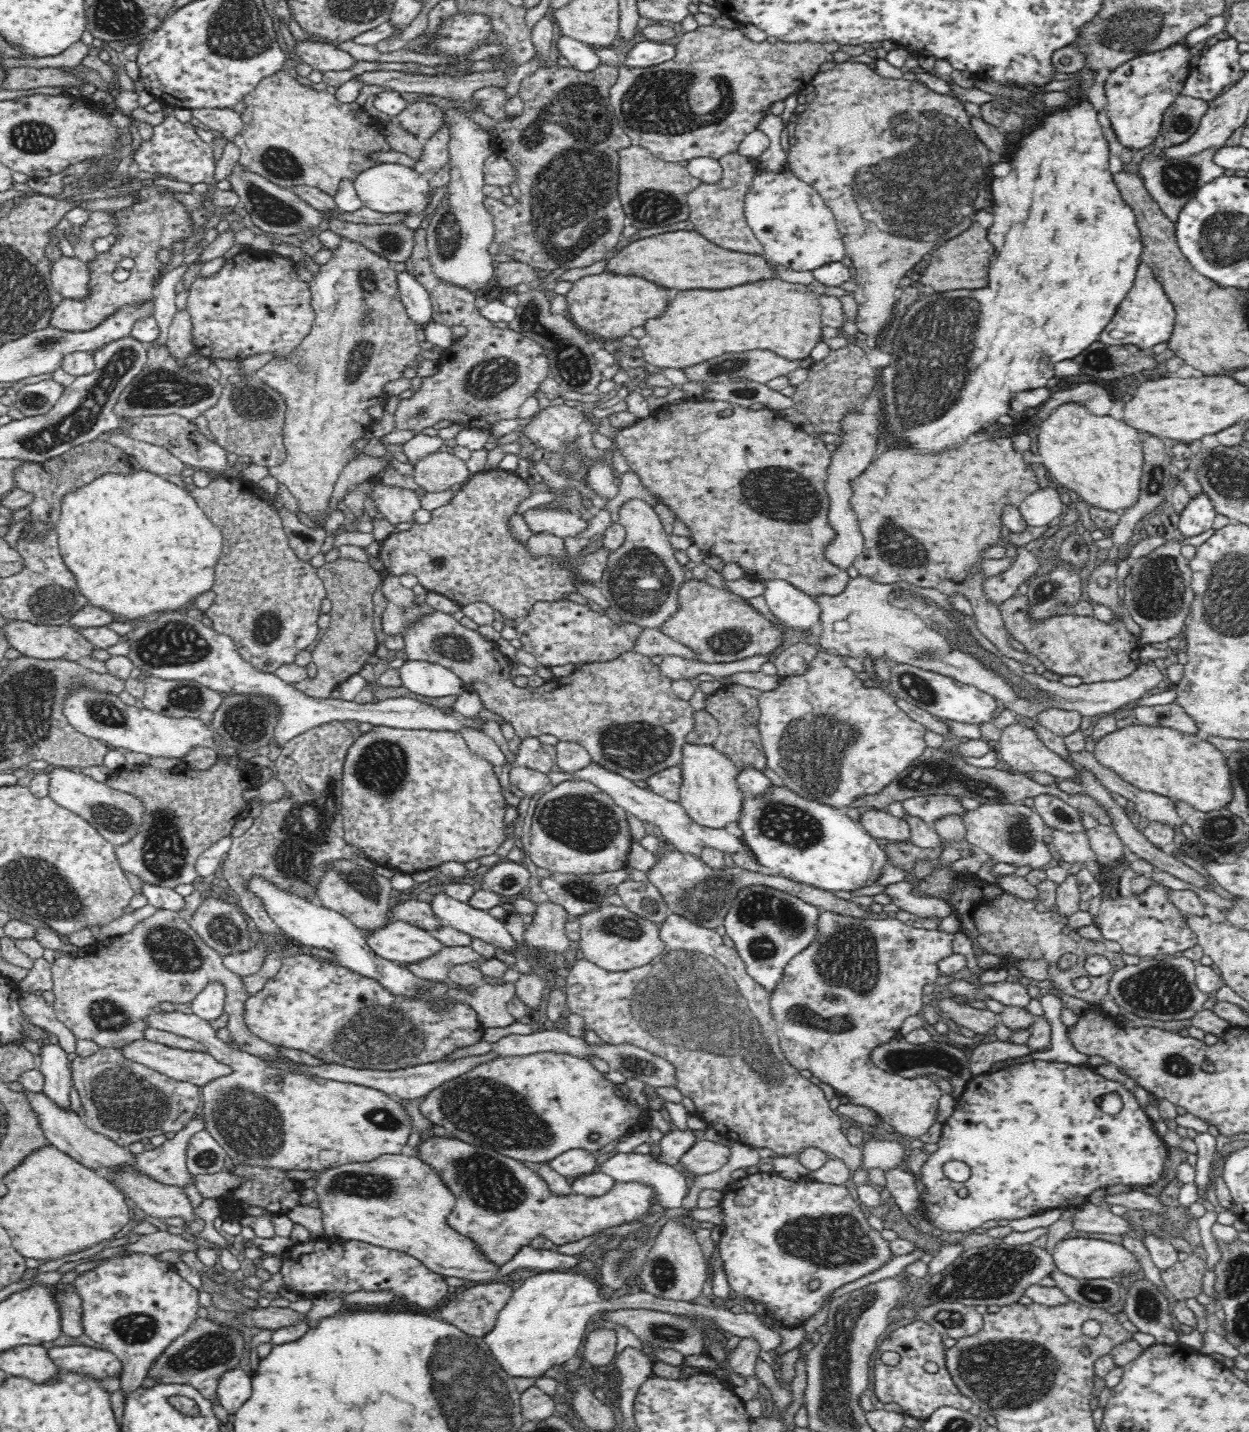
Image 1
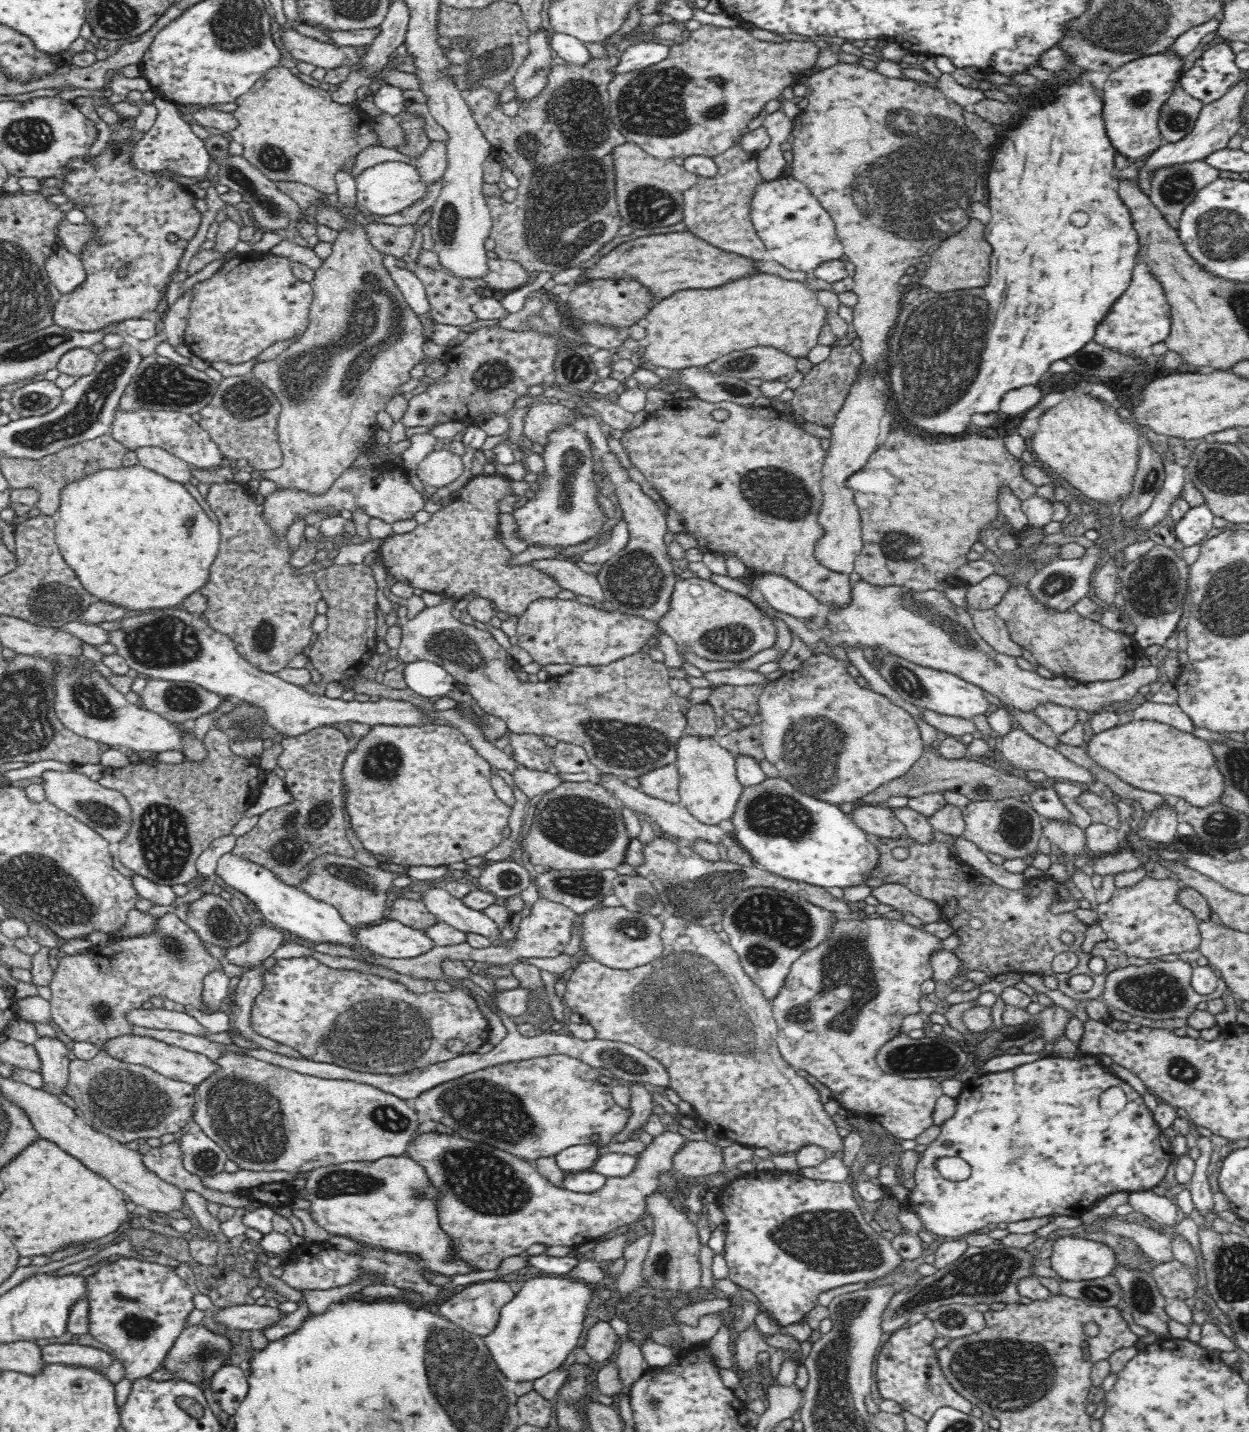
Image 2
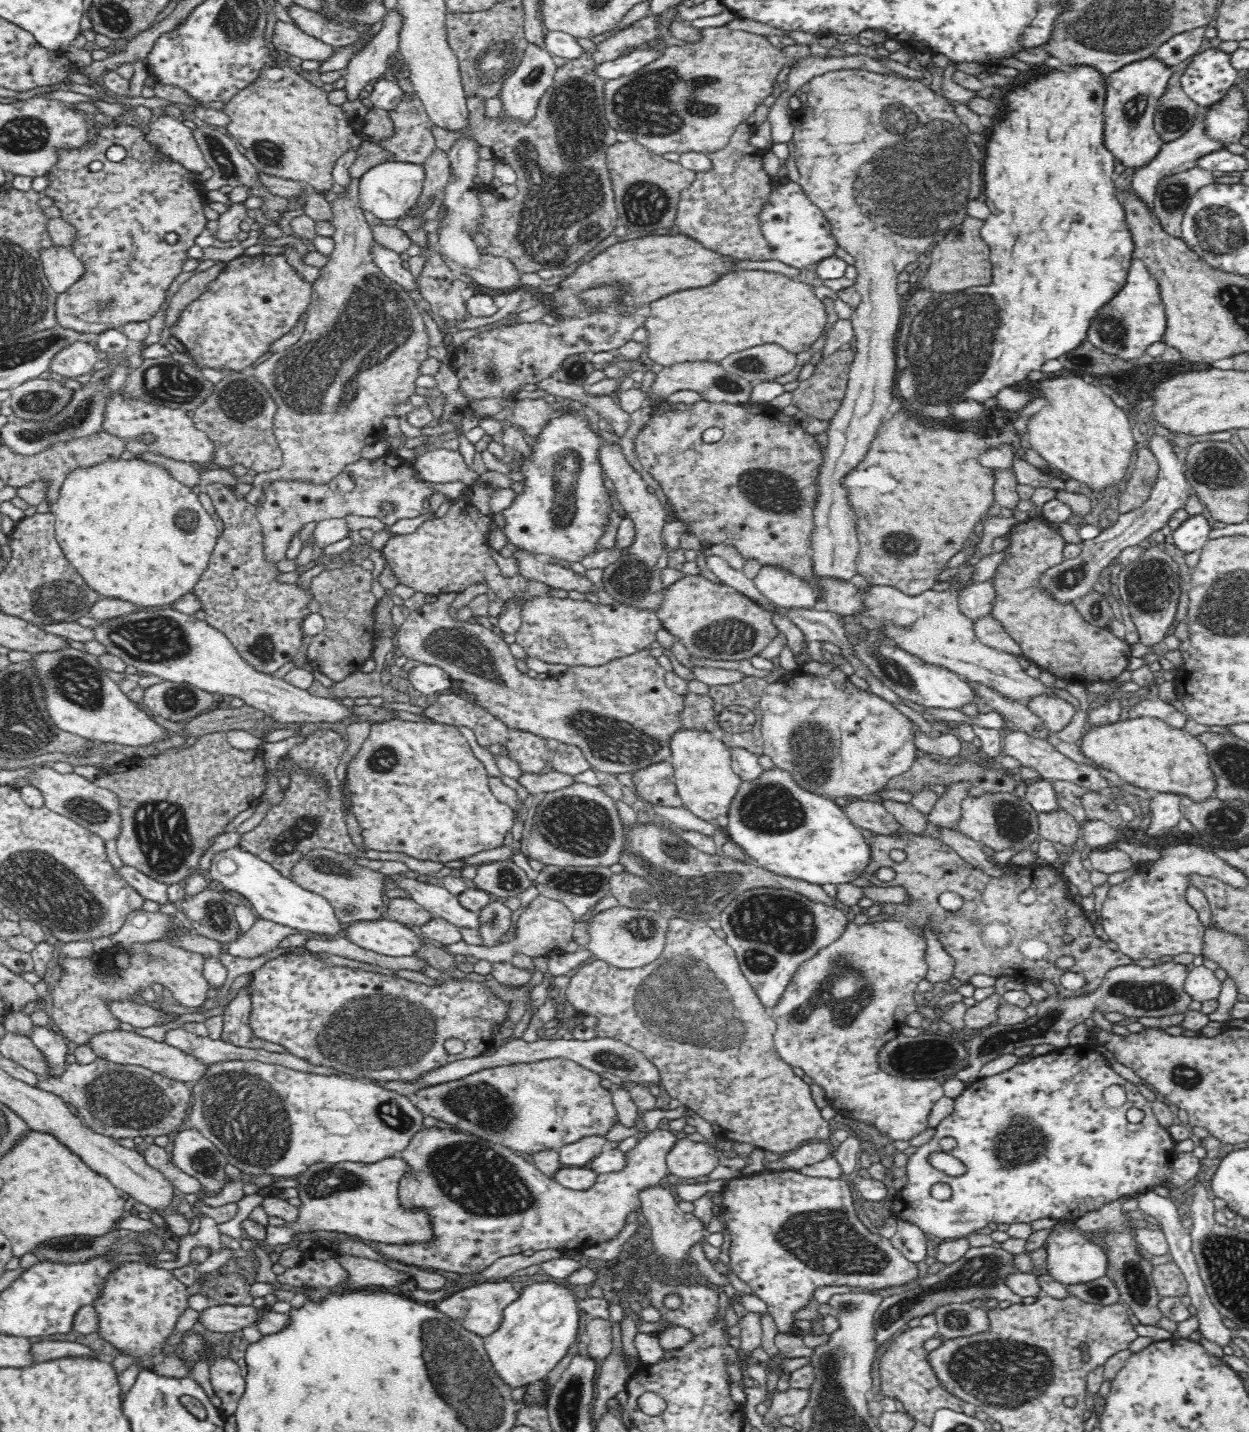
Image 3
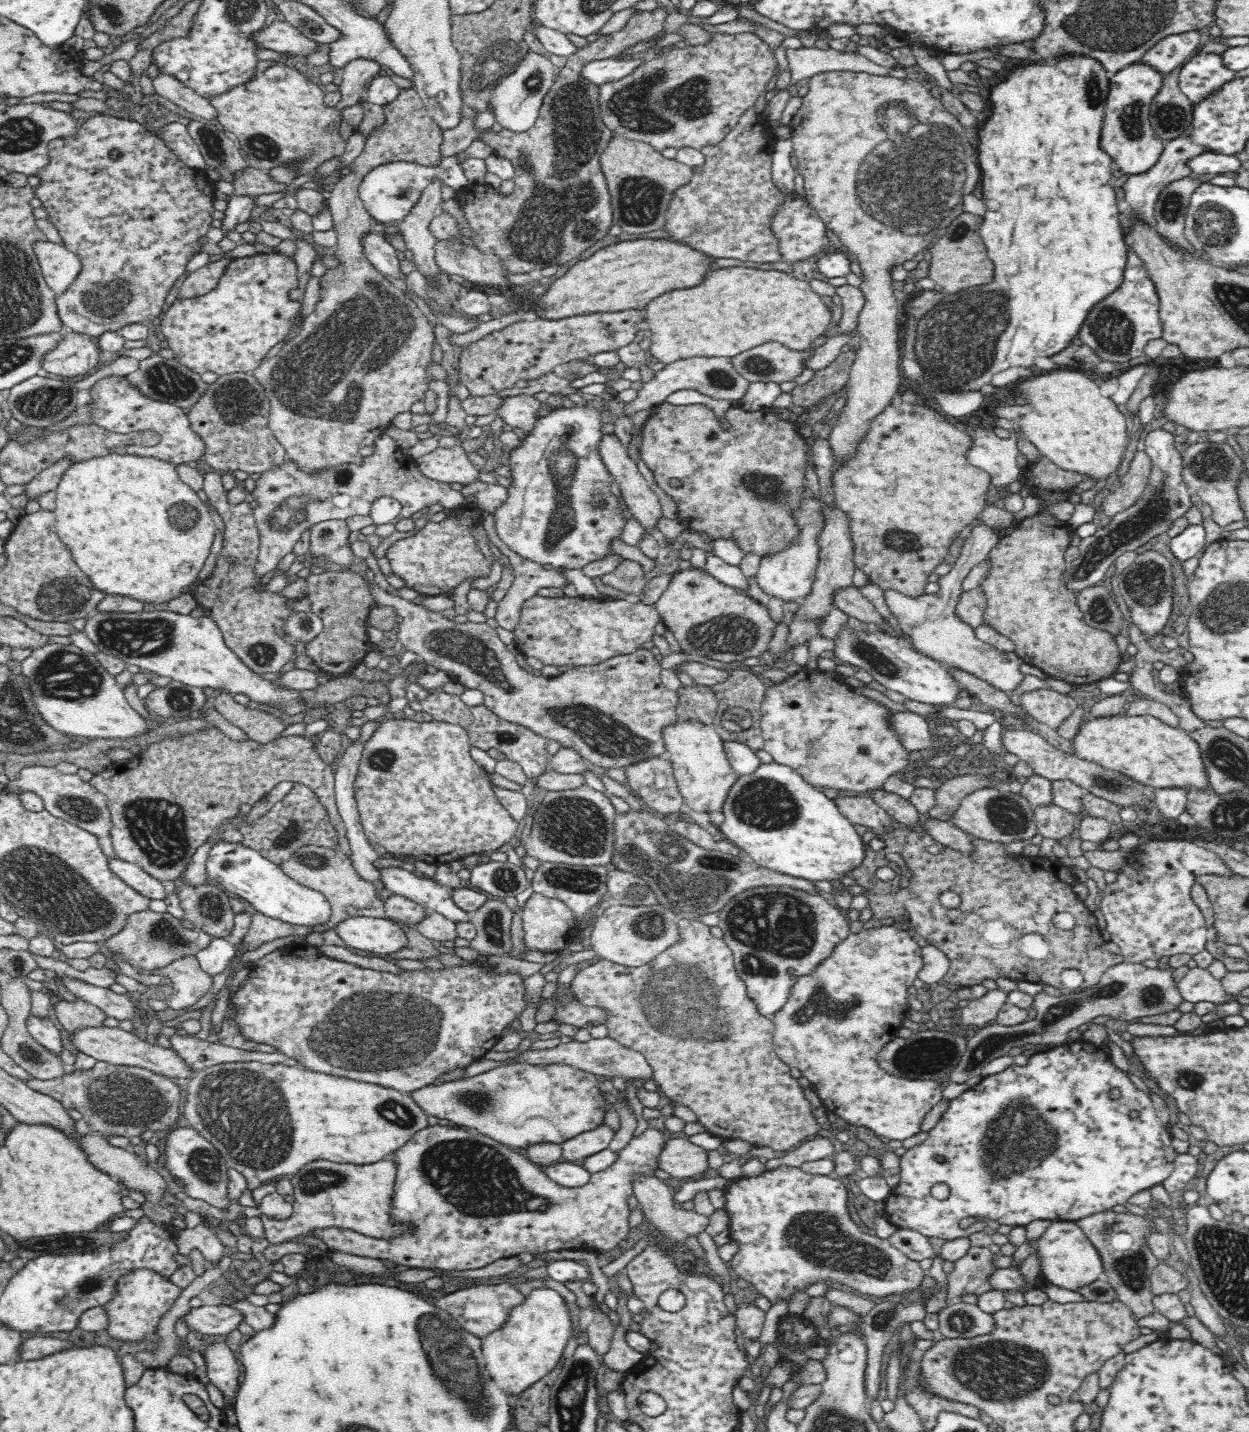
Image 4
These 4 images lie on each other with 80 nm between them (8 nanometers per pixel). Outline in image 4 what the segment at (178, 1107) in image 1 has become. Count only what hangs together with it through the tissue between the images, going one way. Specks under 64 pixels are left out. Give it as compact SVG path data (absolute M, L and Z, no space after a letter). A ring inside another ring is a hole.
M97 1063L86 1072L71 1070L63 1077L48 1080L26 1078L22 1080L32 1090L51 1096L66 1110L82 1113L83 1120L102 1134L130 1139L140 1137L147 1130L170 1131L178 1121L183 1104L182 1092L170 1078L140 1067Z

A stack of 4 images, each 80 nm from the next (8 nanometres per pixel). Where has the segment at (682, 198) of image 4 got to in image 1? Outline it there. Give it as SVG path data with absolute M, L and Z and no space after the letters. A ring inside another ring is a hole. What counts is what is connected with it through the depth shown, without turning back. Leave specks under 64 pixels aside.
M740 152L729 153L719 159L723 168L720 181L715 184L702 183L692 192L686 194L689 209L689 221L694 231L724 249L752 255L764 255L764 247L748 225L745 216L745 198L756 176L754 159L740 155Z

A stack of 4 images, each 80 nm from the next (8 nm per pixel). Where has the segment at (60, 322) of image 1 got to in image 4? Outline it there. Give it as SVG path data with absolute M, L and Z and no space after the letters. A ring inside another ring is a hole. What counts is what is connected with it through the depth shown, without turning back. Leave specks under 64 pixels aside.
M98 111L81 116L79 123L76 125L78 125L78 128L76 128L74 134L60 136L60 138L56 138L48 144L49 162L36 174L40 179L40 184L33 188L33 192L35 198L42 204L40 208L48 213L46 220L57 229L62 244L76 253L83 264L74 283L64 294L57 296L55 303L57 304L57 313L60 320L63 322L63 326L68 327L69 330L96 339L105 332L119 332L127 324L148 323L162 314L164 301L170 290L172 290L172 286L186 272L186 264L188 264L190 258L202 251L204 243L201 243L200 239L207 236L214 220L211 215L215 211L216 187L205 171L192 169L182 163L157 134L144 126L139 117L123 119ZM113 151L118 153L118 158L111 156Z

